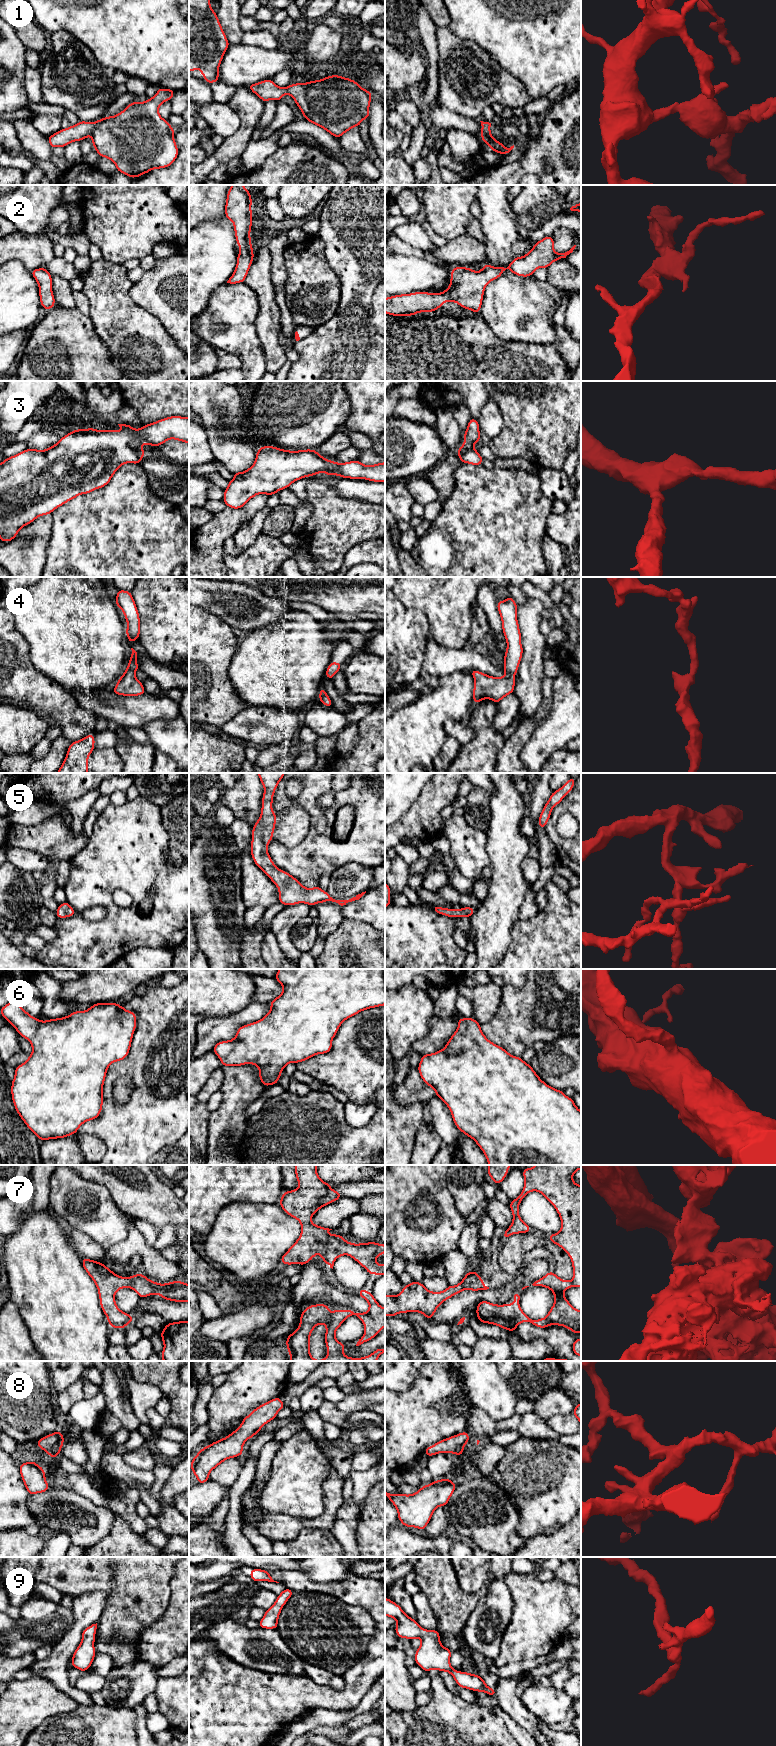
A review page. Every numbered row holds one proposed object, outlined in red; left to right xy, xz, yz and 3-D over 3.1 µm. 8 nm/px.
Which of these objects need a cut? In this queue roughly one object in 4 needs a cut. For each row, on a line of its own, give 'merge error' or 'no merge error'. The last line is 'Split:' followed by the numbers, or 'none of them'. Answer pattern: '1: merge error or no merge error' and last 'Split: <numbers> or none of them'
1: no merge error
2: no merge error
3: no merge error
4: no merge error
5: no merge error
6: no merge error
7: no merge error
8: no merge error
9: no merge error
Split: none of them

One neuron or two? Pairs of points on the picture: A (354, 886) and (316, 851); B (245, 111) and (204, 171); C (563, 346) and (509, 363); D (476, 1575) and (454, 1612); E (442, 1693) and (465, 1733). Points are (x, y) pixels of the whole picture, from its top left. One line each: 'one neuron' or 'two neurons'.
A: two neurons
B: one neuron
C: two neurons
D: two neurons
E: one neuron

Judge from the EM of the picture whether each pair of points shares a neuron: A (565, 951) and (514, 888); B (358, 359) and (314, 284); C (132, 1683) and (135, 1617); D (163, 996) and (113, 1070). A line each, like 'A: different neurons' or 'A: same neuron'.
A: different neurons
B: different neurons
C: different neurons
D: same neuron

